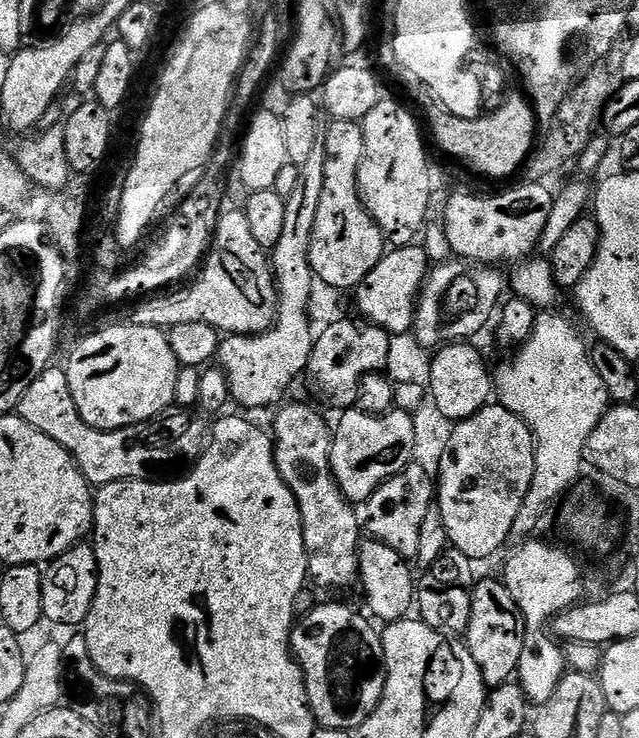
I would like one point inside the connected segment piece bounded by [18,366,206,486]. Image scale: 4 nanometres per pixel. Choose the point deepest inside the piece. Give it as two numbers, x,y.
125,454

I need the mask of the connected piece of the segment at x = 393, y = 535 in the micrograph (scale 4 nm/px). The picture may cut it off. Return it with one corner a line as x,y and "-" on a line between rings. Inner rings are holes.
411,463
406,470
402,470
397,476
391,476
385,484
378,486
368,503
363,505
367,535
390,546
390,550
398,550
398,554
405,560
415,561
418,542
422,539
422,521
426,519
426,514
433,506
433,477
428,476
426,470
422,470
422,466

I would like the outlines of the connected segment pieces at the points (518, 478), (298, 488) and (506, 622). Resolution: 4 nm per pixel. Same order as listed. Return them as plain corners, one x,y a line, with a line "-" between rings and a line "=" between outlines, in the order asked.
498,402
485,404
482,410
453,427
438,473
438,507
442,522
446,522
451,547
466,554
473,562
480,562
509,543
510,526
514,526
514,518
518,518
518,510
522,510
526,490
530,490
530,482
534,478
535,453
536,440
526,422
=
286,404
279,409
281,412
277,414
272,428
270,427
270,435
274,441
278,470
298,502
311,583
321,584
324,588
348,588
351,584
357,583
360,575
358,554
362,539
362,520
354,505
342,494
332,473
330,450
332,449
333,429
310,405
=
481,579
472,590
466,647
474,662
478,662
478,670
489,689
501,688
517,675
523,634
522,610
518,610
514,598
510,598
510,590
506,590
506,586
499,579

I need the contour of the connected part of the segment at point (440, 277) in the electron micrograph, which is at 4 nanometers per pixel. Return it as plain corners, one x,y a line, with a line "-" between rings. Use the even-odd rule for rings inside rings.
452,258
449,264
440,264
431,269
428,279
425,280
423,288
416,302
416,322
414,335
417,342
423,348
439,350
446,344
458,344
471,341
471,336
476,336
488,324
488,319
493,319
498,305
501,303
500,295
506,292
506,276
499,267
486,264
477,264
470,260

